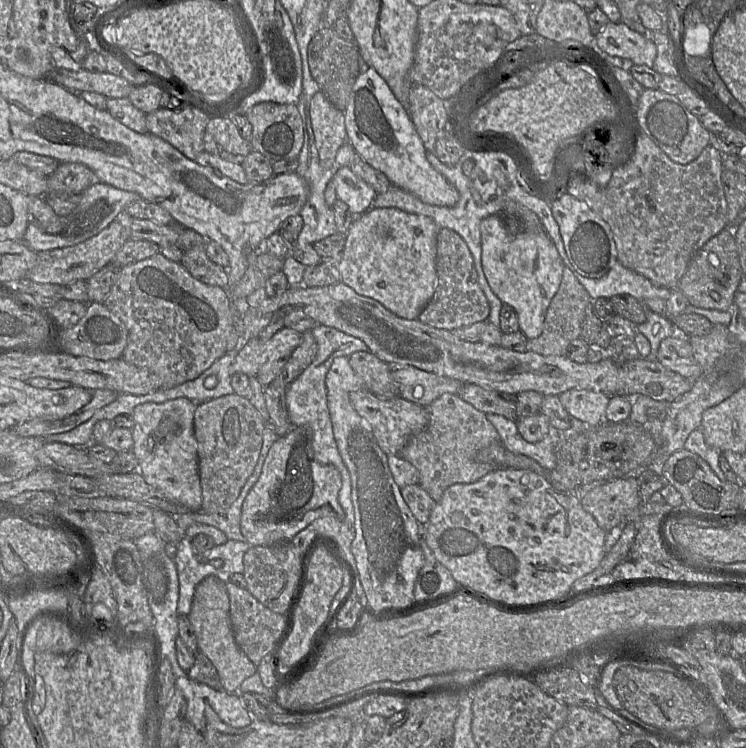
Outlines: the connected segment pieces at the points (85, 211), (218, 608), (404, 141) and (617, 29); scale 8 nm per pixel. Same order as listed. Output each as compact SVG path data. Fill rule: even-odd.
M95 181L81 193L77 207L67 216L59 216L56 222L46 230L33 222L29 222L22 241L35 252L53 250L72 246L98 234L107 227L118 214L133 202L141 200L136 192L122 190L109 184Z
M214 575L204 578L195 589L188 618L197 637L199 652L203 653L216 668L224 690L228 693L238 693L241 683L257 672L257 666L235 641L226 583Z
M364 65L358 74L344 114L347 137L355 152L384 173L391 185L412 193L430 205L452 207L458 202L457 189L427 160L427 151L407 108L397 100L374 68Z
M608 21L595 39L603 52L630 59L636 65L652 67L657 55L656 45L649 38L633 31L622 21Z

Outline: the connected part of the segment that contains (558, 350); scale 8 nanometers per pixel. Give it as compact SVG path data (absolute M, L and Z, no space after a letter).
M565 266L559 288L547 308L543 331L539 337L527 340L527 351L543 356L565 355L569 344L573 340L581 338L581 324L585 310L592 301L588 292L575 277L574 273Z

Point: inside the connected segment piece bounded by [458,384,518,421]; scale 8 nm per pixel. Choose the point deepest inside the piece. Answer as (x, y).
(485, 400)

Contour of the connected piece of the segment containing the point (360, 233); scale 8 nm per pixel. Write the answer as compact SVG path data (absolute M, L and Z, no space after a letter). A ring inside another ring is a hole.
M372 208L355 216L345 235L339 264L340 281L357 294L380 302L401 318L417 319L437 286L439 229L431 218L398 208Z

